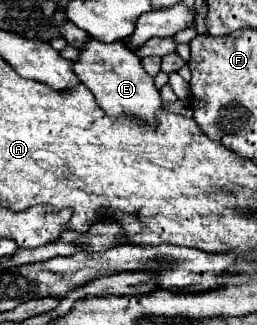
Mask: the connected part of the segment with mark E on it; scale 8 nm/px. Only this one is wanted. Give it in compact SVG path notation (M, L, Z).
M89 37L85 47L79 51L79 57L73 61L73 71L79 81L95 95L97 105L111 117L133 115L149 123L155 121L155 111L161 109L159 91L153 85L153 77L145 73L139 57L133 55L133 51L129 51L123 43L103 43Z

